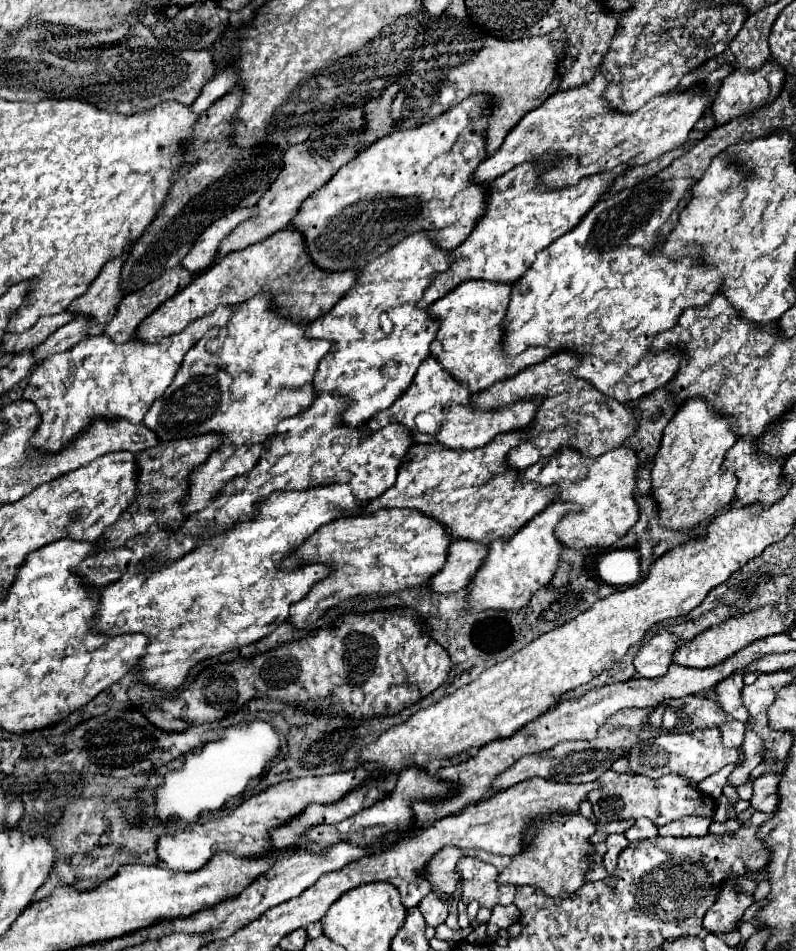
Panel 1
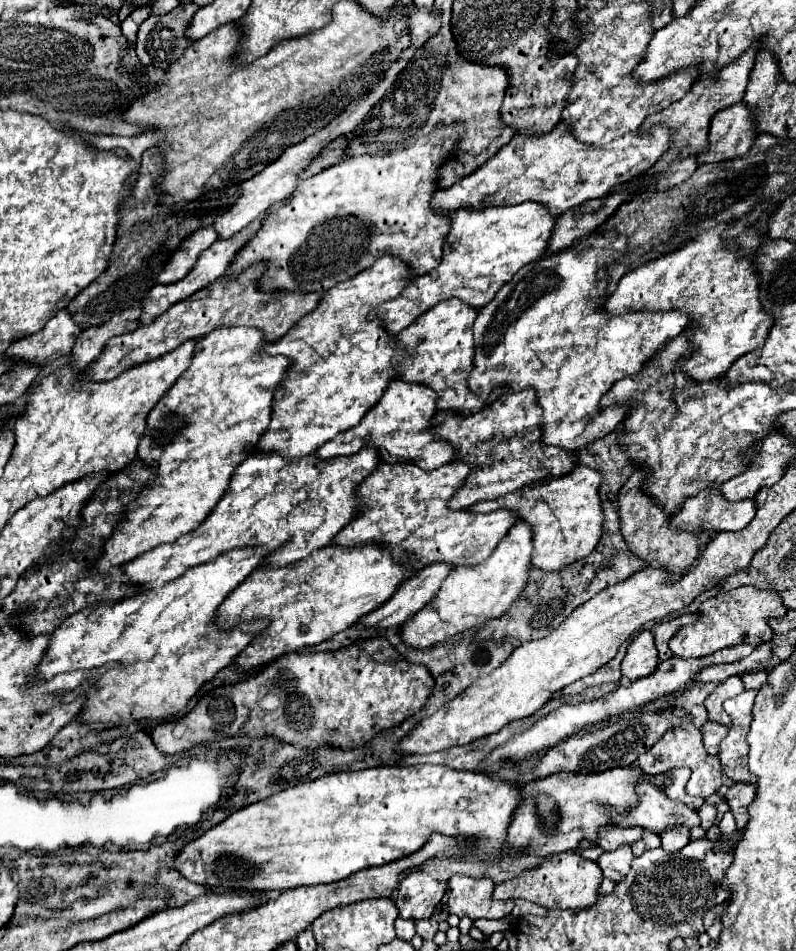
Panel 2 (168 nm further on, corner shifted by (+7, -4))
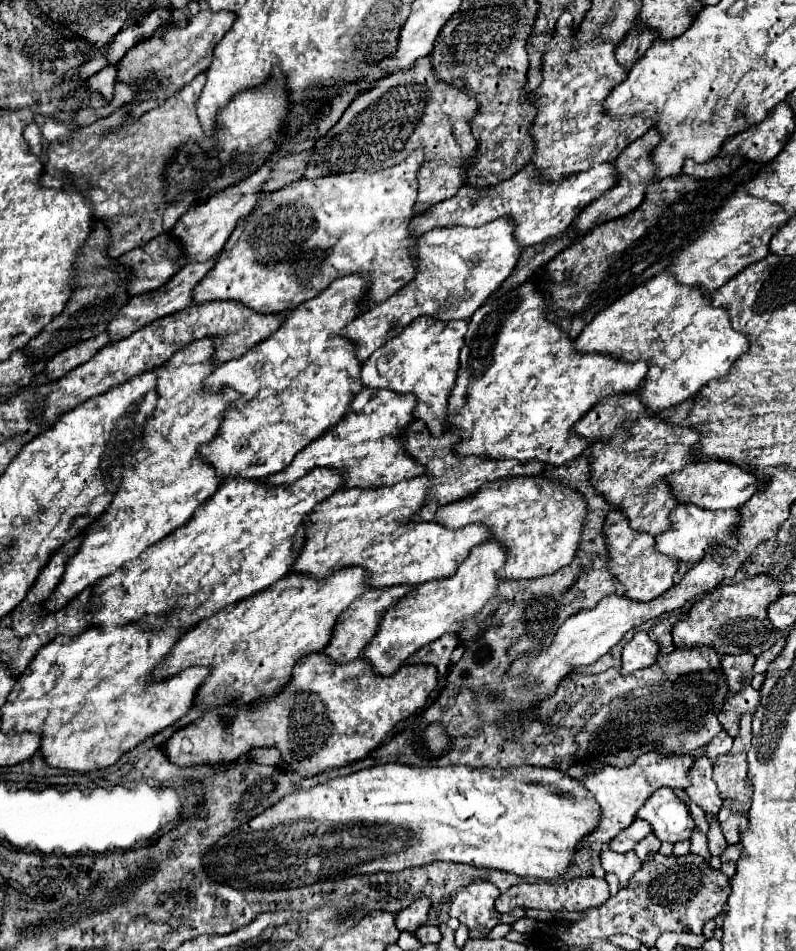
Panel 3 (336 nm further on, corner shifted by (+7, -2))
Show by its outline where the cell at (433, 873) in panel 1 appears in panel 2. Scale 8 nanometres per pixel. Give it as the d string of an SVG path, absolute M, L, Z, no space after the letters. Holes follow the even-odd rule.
M413 872L403 878L397 888L395 904L399 908L399 918L421 920L429 918L445 894L445 884L433 880L425 872Z

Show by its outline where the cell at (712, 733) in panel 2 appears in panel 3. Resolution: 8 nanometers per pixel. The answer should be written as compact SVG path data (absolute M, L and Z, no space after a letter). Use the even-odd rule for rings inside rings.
M721 730L721 732L705 746L705 754L707 754L711 760L715 760L717 756L725 754L727 750L731 750L731 744L733 744L733 738L731 738L725 730Z

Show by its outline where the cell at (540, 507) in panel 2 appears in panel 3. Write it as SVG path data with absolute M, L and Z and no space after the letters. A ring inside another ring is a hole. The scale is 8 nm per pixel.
M513 476L507 480L495 480L489 486L483 486L479 492L437 510L437 522L447 524L447 528L483 522L493 530L493 538L505 544L505 548L511 552L503 572L499 572L501 578L539 578L555 574L567 566L579 550L585 518L585 496L575 488L567 488L557 480L543 476Z

